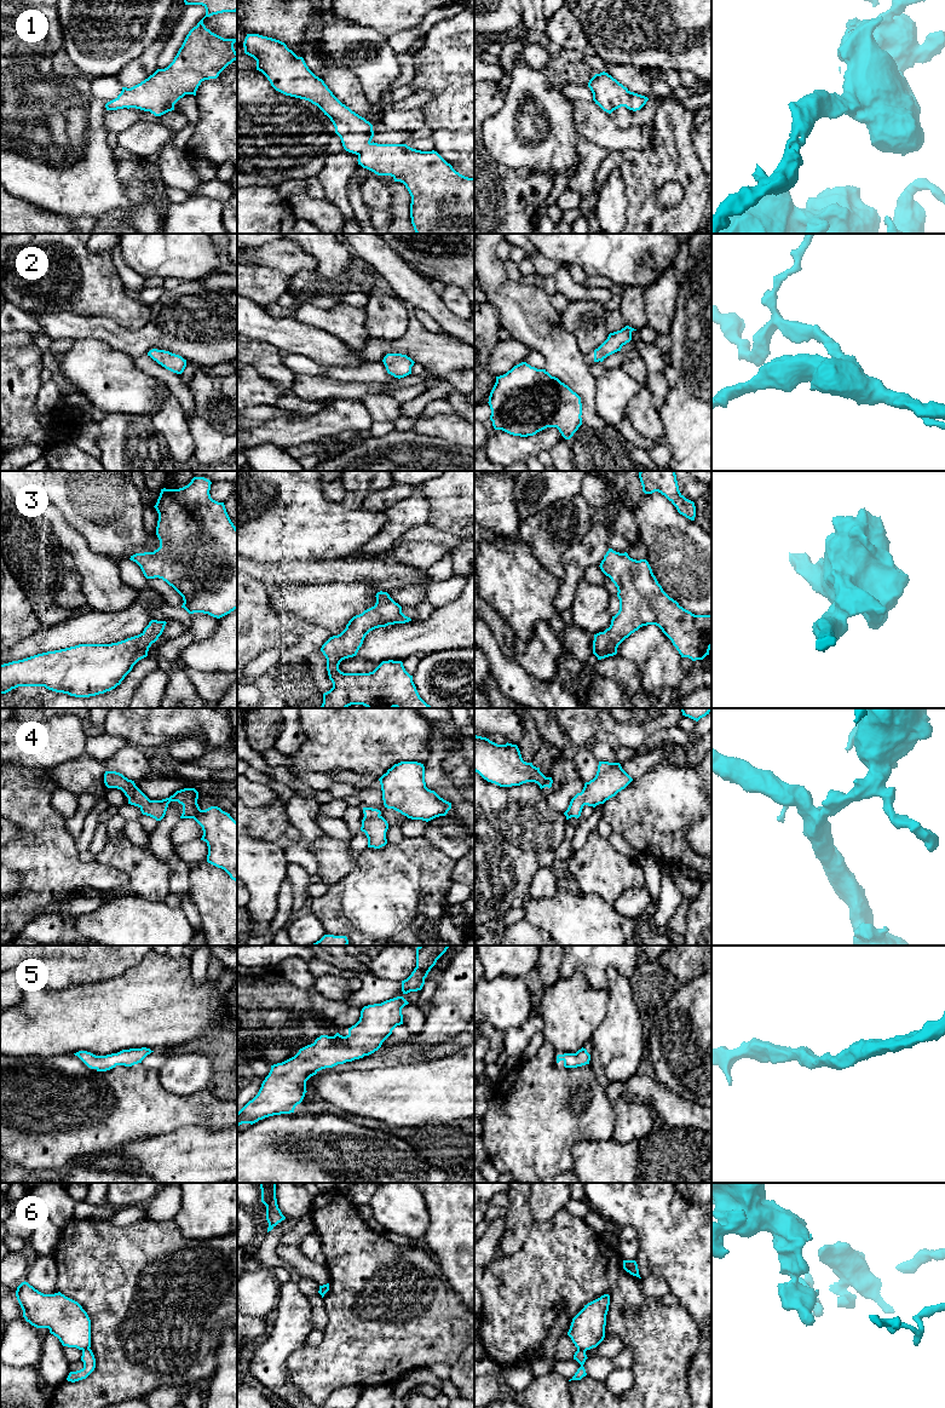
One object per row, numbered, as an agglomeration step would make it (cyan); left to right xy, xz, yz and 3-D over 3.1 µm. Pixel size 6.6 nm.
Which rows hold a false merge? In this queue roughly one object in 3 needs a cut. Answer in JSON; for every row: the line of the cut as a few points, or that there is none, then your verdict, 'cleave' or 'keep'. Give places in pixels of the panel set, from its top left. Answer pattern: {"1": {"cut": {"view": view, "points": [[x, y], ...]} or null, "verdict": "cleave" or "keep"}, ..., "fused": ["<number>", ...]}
{"1": {"cut": null, "verdict": "keep"}, "2": {"cut": null, "verdict": "keep"}, "3": {"cut": null, "verdict": "keep"}, "4": {"cut": null, "verdict": "keep"}, "5": {"cut": null, "verdict": "keep"}, "6": {"cut": {"view": "yz", "points": [[577, 1349], [585, 1351]]}, "verdict": "cleave"}, "fused": ["6"]}

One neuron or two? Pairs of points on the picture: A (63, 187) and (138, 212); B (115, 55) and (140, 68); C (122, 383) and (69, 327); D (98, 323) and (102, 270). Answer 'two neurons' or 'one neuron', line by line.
A: one neuron
B: two neurons
C: two neurons
D: two neurons

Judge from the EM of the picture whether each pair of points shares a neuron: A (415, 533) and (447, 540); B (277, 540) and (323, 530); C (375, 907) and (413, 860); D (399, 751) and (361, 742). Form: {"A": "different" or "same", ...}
{"A": "same", "B": "same", "C": "same", "D": "same"}

